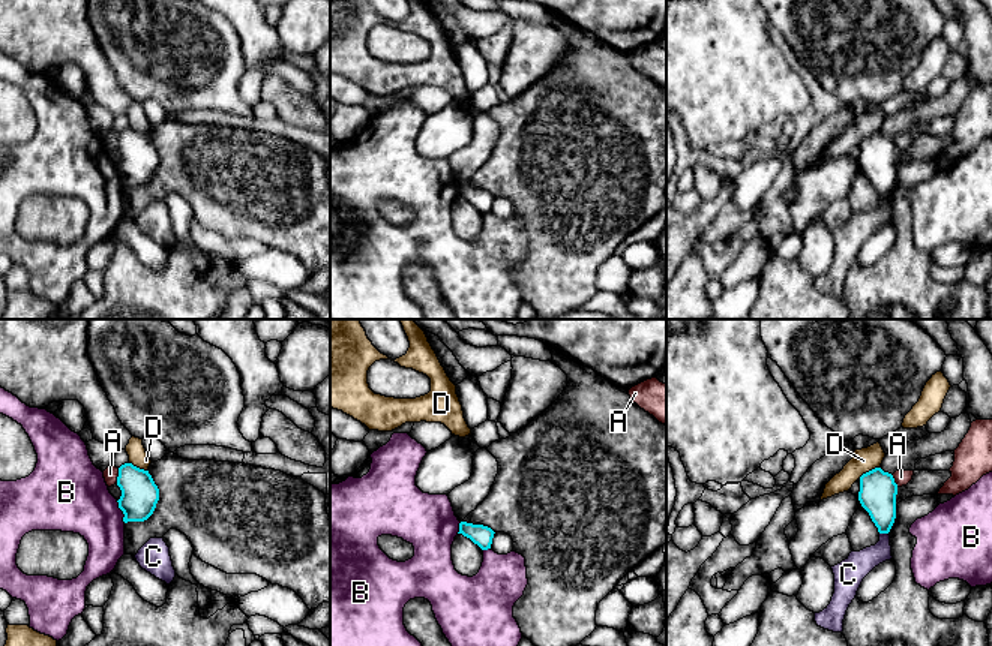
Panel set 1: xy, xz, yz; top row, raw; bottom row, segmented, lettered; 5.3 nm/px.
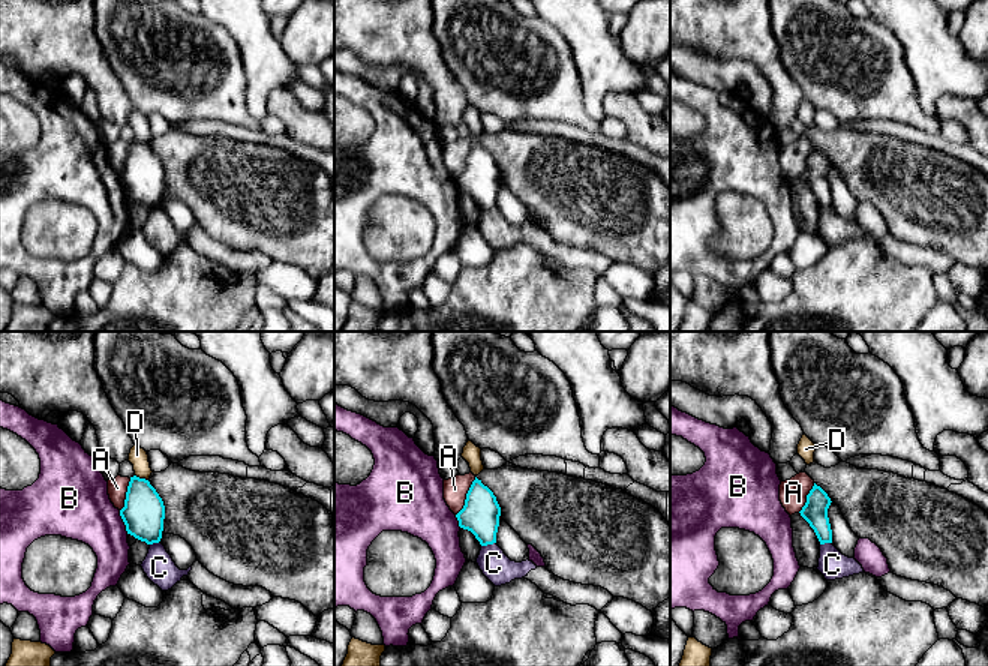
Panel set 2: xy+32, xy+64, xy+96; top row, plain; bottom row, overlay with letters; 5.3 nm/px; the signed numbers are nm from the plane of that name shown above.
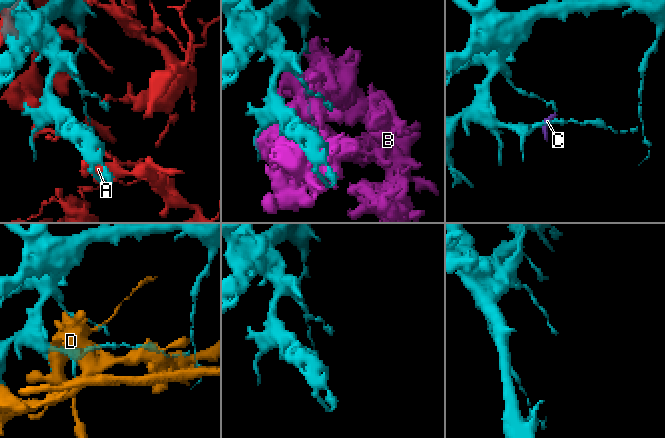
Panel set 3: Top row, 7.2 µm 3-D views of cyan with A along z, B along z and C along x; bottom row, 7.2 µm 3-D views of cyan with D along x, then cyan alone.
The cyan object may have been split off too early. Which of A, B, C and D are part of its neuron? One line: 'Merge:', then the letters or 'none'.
Merge: none

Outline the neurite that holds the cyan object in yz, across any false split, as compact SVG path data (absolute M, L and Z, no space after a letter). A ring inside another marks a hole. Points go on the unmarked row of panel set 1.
M875 132L860 141L858 165L879 198L888 198L896 183L897 148L891 138Z

